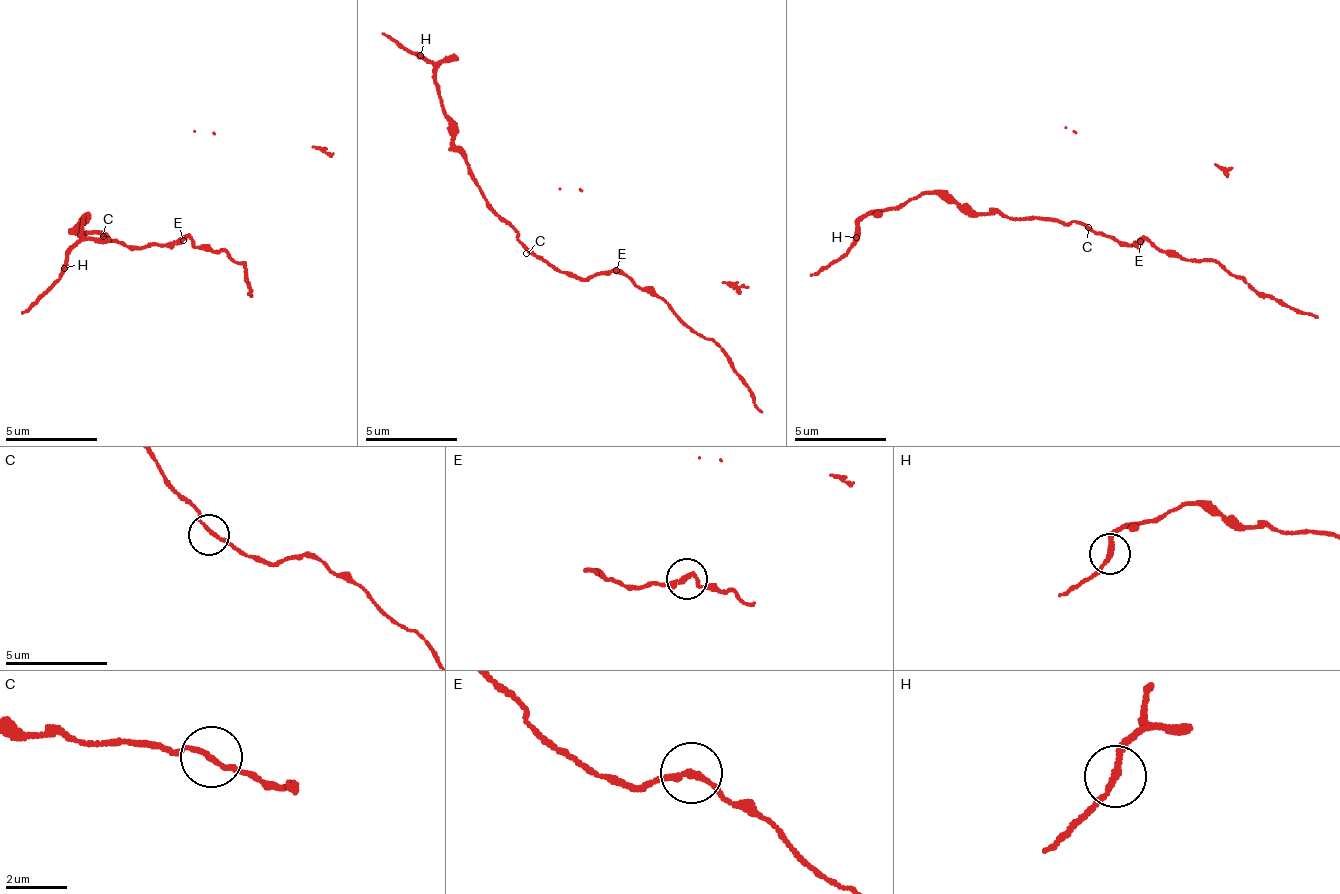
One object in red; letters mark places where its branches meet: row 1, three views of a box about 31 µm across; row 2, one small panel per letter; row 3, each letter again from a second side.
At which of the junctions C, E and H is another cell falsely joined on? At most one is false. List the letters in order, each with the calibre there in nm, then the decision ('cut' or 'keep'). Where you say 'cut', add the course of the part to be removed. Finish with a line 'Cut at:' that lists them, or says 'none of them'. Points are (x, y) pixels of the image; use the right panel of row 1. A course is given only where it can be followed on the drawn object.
C: 150 nm thick; keep
E: 220 nm thick; keep
H: 220 nm thick; keep
Cut at: none of them

